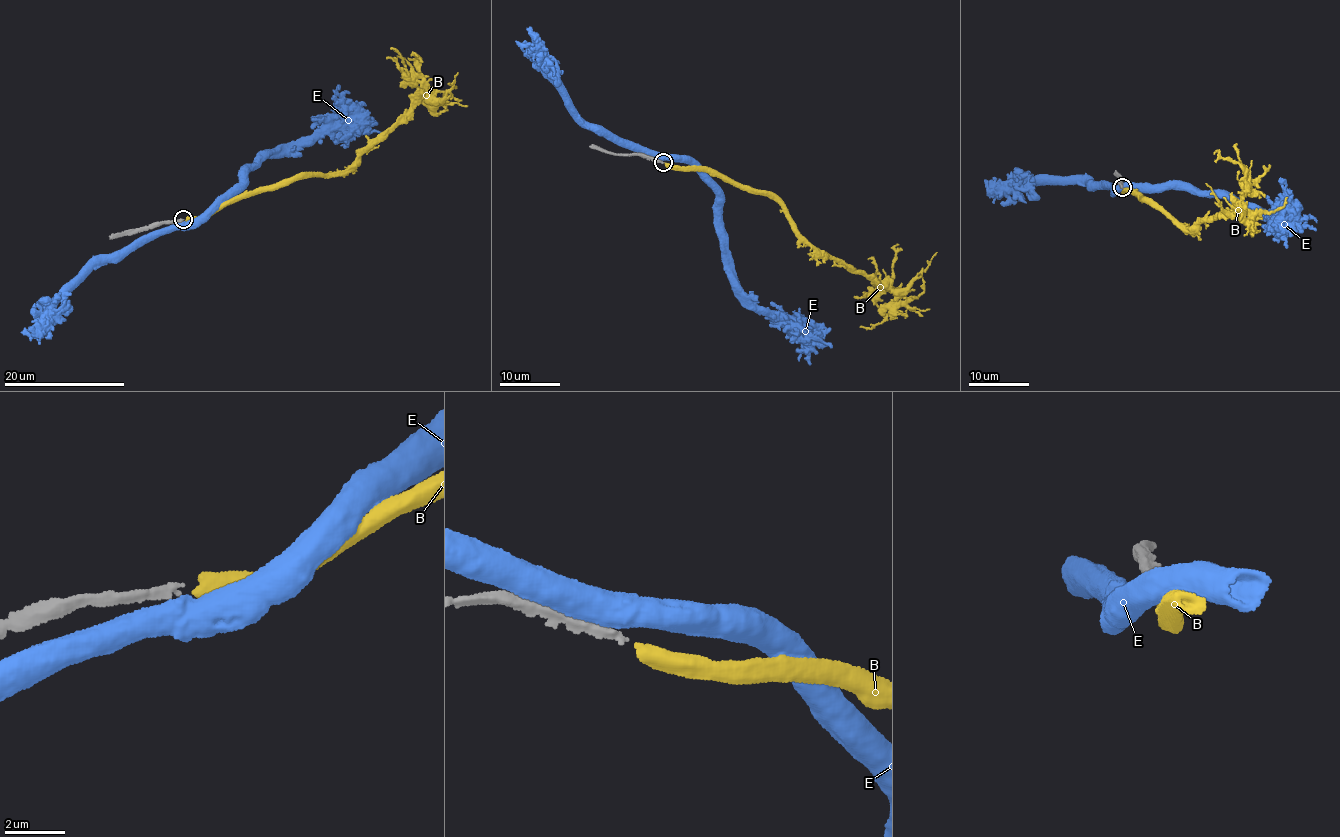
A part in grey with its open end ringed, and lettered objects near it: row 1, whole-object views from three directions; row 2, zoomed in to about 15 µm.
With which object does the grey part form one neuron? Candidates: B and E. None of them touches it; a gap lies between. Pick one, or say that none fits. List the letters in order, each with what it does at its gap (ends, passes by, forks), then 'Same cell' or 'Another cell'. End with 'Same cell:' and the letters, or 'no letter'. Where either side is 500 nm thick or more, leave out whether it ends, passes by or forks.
B: It ends there. Another cell
E: Another cell
Same cell: no letter

